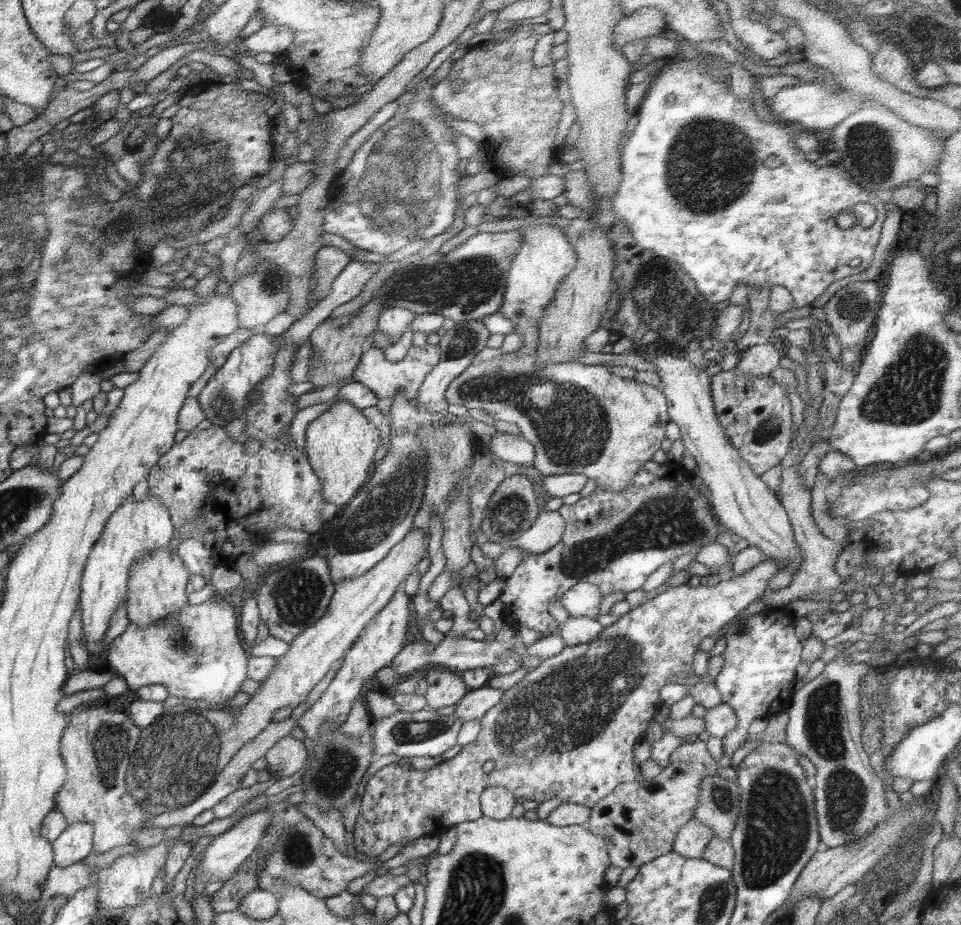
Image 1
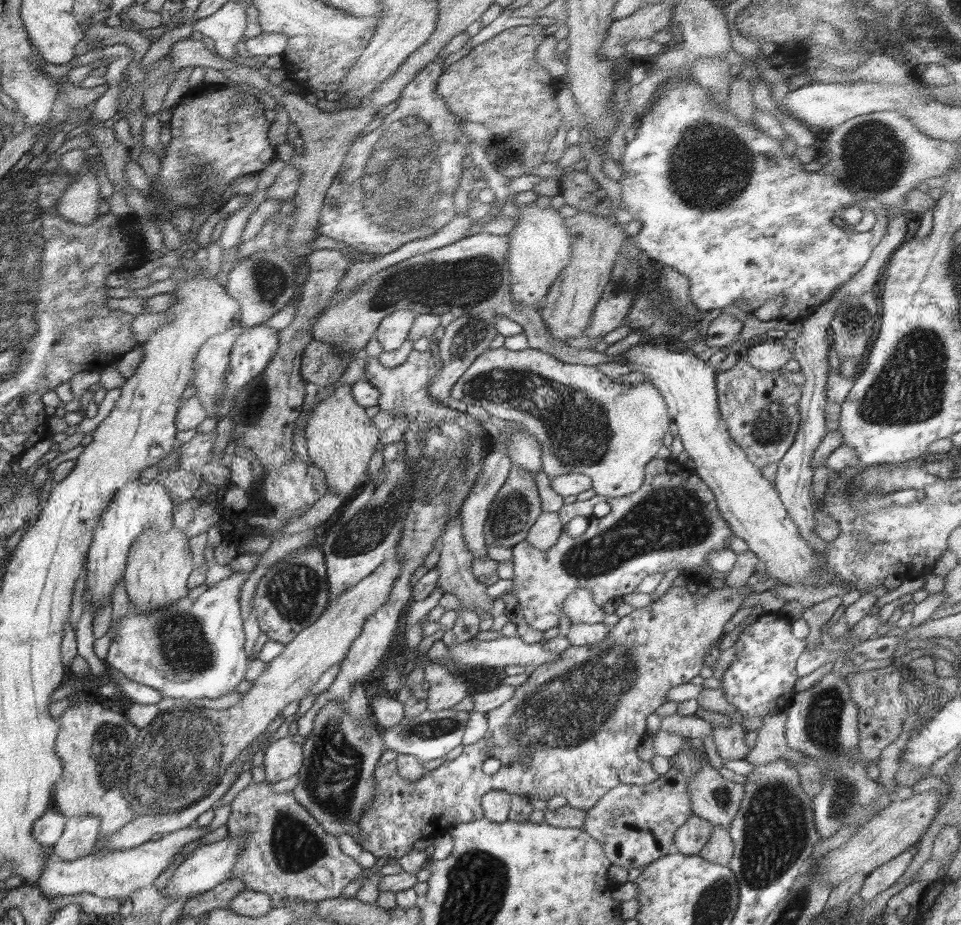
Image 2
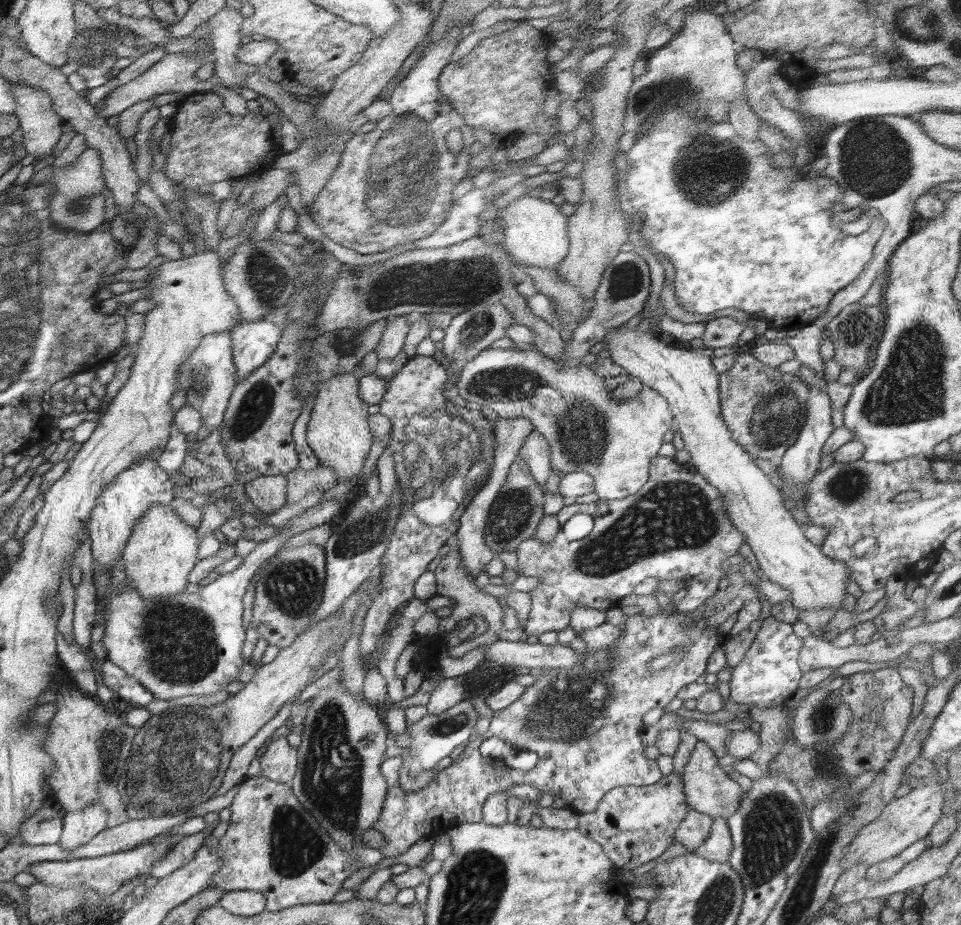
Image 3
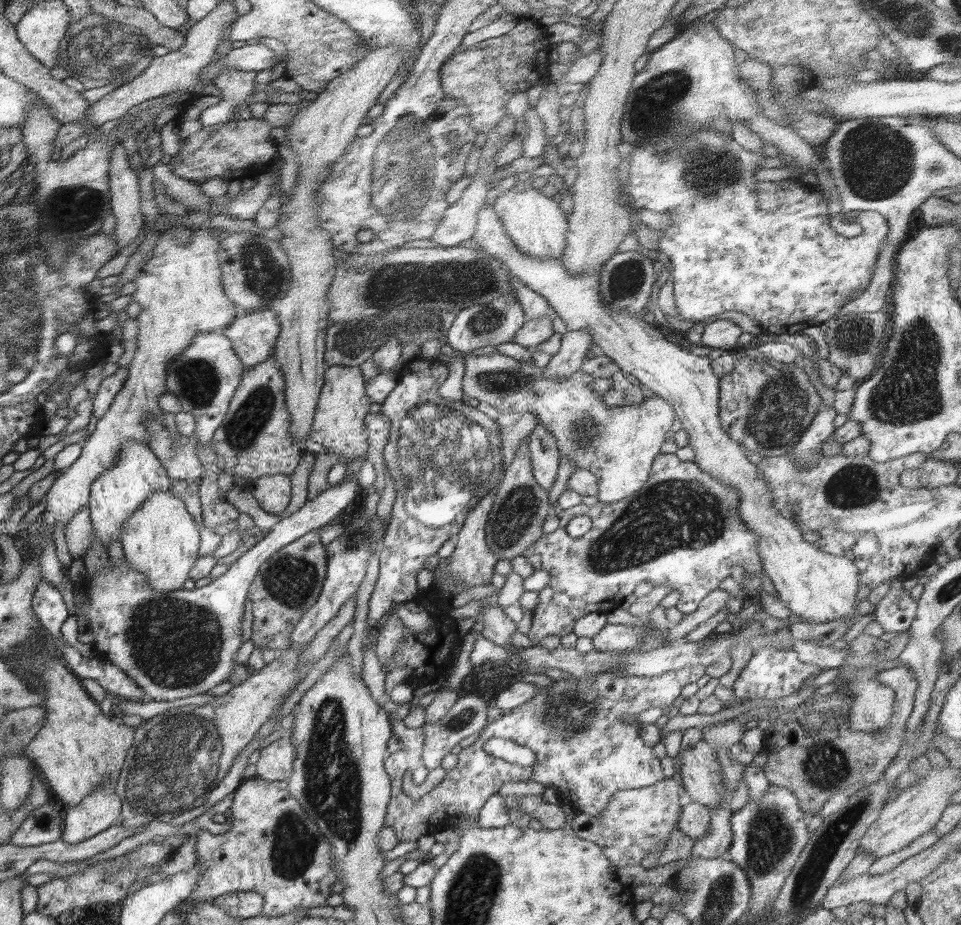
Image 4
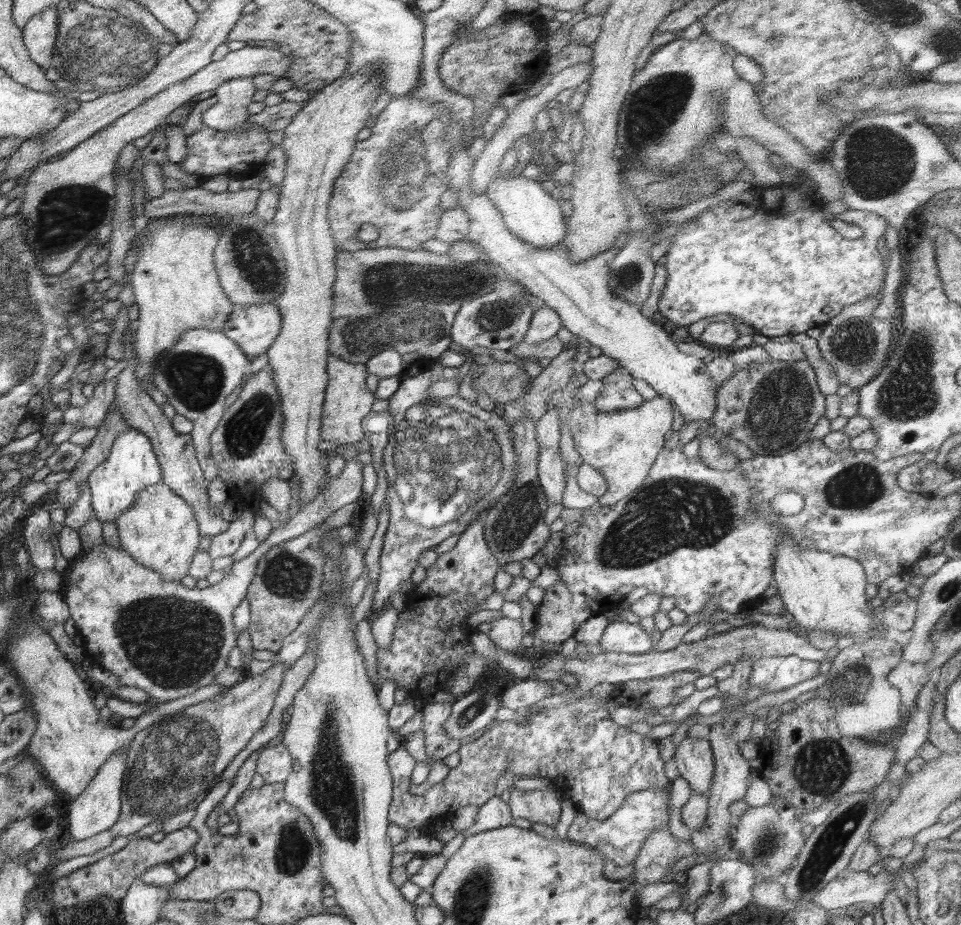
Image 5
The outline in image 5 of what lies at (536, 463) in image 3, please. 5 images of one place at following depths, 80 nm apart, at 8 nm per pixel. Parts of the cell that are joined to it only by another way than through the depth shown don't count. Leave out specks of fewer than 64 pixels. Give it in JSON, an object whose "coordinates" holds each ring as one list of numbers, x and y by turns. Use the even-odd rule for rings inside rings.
{"coordinates":[[557,408,548,410,536,422,538,440,538,480,550,504,560,503,566,485,566,475,558,454,561,431]]}

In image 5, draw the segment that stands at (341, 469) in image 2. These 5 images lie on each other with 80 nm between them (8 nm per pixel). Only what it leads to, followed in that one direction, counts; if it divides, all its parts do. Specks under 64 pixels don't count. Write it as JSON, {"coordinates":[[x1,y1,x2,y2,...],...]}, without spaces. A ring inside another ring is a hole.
{"coordinates":[[329,354,326,370,329,379,325,388,324,412,321,416,321,440,336,442,342,447,354,445,365,437,361,422,372,412,372,404,377,399,366,387,367,366,350,364,335,354]]}

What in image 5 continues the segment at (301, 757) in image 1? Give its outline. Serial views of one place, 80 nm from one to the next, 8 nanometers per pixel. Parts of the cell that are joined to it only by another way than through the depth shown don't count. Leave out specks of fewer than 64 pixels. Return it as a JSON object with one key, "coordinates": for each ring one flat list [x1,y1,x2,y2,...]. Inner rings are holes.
{"coordinates":[[276,740,261,749,257,760,257,772,265,784,285,783,294,769,294,760,288,747]]}

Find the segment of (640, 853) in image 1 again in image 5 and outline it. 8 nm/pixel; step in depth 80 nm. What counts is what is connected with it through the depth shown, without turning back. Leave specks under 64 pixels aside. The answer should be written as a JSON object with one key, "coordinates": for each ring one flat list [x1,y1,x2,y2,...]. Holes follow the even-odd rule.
{"coordinates":[[650,788,644,792,634,792,628,796,620,808,613,812,606,820,596,820,578,812,569,829,567,839,575,843,584,843,600,851,606,859,618,866,626,866,634,862,646,839,661,826,668,825,670,820,670,790,666,788]]}

